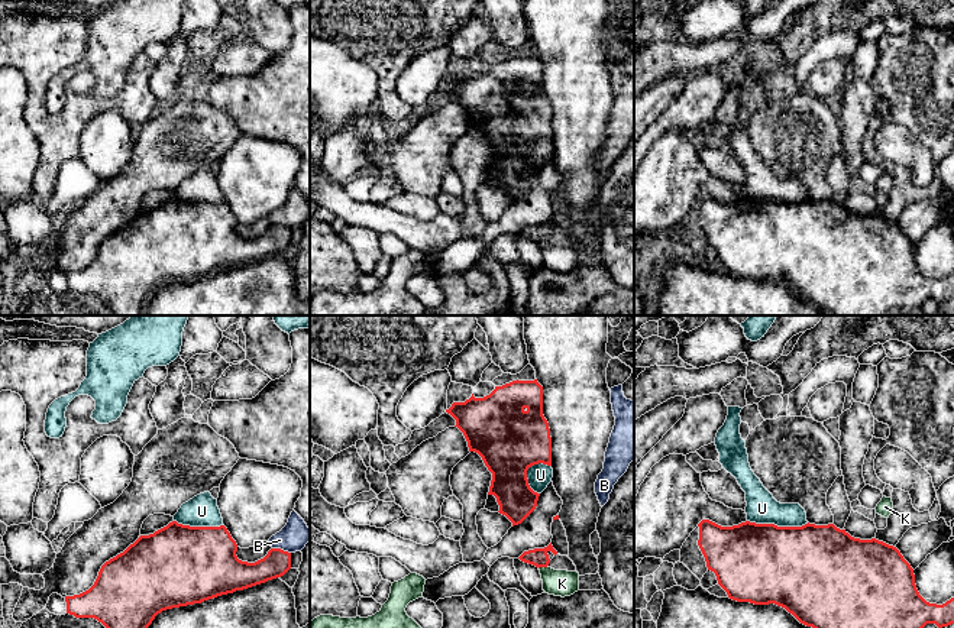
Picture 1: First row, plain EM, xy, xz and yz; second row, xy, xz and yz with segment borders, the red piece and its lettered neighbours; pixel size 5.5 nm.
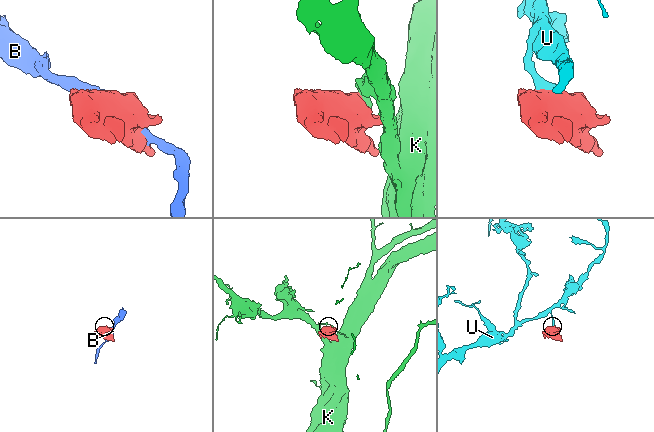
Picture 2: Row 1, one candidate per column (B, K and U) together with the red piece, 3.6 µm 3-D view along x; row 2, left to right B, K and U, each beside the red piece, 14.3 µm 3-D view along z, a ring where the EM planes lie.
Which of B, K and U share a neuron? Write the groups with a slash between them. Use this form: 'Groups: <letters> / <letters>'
Groups: B / K / U

